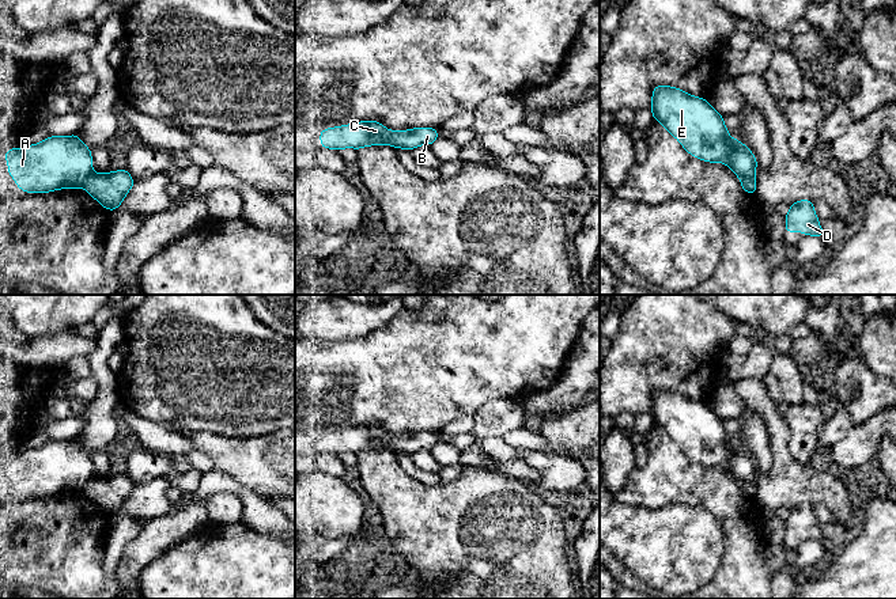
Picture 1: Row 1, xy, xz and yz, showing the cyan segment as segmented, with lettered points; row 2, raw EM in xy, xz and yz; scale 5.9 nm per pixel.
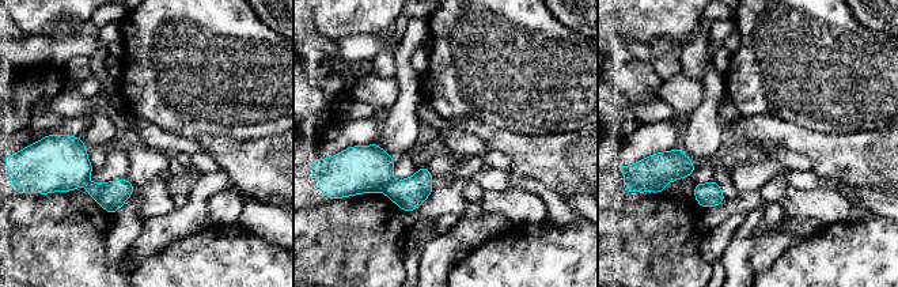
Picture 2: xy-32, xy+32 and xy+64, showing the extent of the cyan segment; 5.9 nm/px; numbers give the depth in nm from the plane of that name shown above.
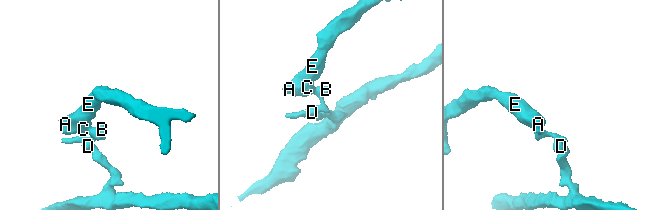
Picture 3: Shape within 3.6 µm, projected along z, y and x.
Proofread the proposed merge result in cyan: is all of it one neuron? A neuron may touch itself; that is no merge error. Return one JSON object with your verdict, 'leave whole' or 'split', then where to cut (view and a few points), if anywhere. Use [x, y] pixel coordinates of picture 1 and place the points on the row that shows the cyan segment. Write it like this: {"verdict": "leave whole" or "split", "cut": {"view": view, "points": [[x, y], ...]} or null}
{"verdict": "split", "cut": {"view": "xy", "points": [[93, 173], [80, 185]]}}

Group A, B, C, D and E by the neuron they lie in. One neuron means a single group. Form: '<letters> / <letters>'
A C E / B D

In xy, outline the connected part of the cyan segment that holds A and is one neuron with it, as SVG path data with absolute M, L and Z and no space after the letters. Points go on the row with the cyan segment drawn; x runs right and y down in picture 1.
M79 134L52 136L23 148L5 151L8 174L27 193L76 189L92 174L91 149Z

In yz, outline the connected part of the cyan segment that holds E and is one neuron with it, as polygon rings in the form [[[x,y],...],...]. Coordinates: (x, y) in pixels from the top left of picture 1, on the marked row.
[[[655,86],[650,102],[654,121],[661,122],[692,156],[726,163],[740,181],[755,178],[755,155],[726,129],[723,115],[706,98],[677,87]]]

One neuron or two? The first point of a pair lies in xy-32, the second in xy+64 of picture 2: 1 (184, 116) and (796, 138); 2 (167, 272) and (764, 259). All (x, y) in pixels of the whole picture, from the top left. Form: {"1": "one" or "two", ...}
{"1": "two", "2": "two"}

